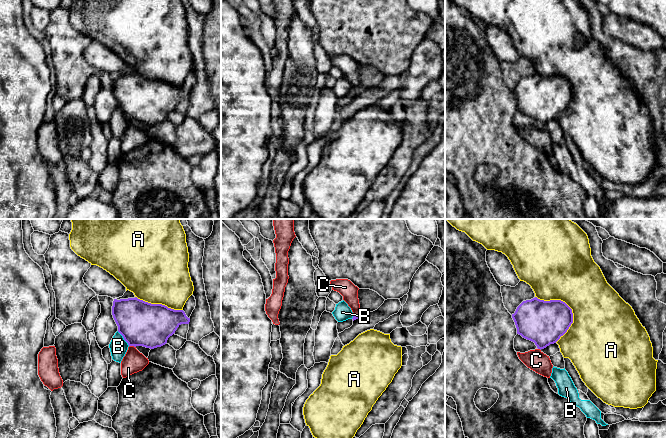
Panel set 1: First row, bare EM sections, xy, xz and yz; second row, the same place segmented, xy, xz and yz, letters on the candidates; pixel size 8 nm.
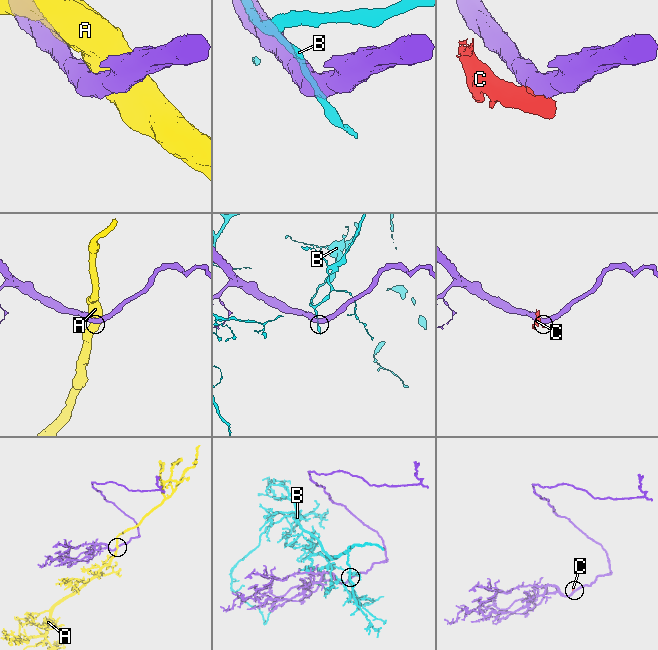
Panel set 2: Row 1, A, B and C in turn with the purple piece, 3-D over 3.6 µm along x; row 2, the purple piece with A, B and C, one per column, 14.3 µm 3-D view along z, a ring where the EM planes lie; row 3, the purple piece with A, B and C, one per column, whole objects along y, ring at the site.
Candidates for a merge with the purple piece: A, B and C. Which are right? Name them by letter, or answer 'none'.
none

